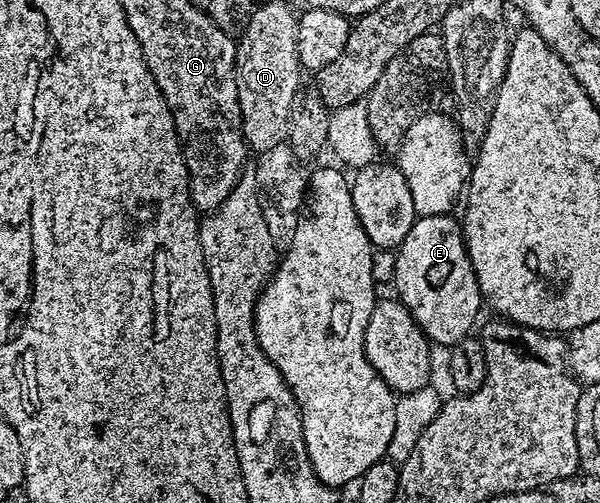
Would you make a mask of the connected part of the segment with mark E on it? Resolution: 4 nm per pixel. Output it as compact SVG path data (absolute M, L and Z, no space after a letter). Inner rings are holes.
M452 215L417 216L411 230L396 249L397 261L393 284L396 295L405 304L428 341L434 345L452 346L470 335L478 323L477 311L483 308L483 297L475 270L465 248L465 234Z

